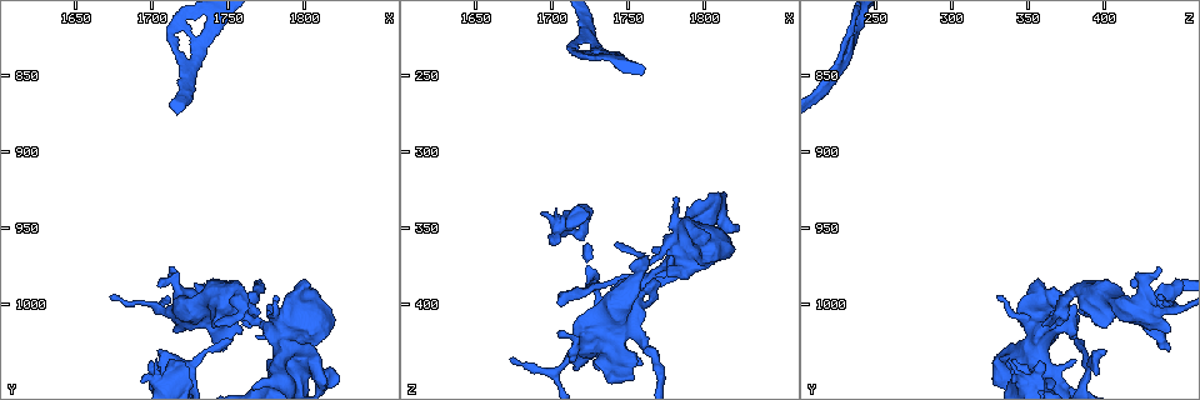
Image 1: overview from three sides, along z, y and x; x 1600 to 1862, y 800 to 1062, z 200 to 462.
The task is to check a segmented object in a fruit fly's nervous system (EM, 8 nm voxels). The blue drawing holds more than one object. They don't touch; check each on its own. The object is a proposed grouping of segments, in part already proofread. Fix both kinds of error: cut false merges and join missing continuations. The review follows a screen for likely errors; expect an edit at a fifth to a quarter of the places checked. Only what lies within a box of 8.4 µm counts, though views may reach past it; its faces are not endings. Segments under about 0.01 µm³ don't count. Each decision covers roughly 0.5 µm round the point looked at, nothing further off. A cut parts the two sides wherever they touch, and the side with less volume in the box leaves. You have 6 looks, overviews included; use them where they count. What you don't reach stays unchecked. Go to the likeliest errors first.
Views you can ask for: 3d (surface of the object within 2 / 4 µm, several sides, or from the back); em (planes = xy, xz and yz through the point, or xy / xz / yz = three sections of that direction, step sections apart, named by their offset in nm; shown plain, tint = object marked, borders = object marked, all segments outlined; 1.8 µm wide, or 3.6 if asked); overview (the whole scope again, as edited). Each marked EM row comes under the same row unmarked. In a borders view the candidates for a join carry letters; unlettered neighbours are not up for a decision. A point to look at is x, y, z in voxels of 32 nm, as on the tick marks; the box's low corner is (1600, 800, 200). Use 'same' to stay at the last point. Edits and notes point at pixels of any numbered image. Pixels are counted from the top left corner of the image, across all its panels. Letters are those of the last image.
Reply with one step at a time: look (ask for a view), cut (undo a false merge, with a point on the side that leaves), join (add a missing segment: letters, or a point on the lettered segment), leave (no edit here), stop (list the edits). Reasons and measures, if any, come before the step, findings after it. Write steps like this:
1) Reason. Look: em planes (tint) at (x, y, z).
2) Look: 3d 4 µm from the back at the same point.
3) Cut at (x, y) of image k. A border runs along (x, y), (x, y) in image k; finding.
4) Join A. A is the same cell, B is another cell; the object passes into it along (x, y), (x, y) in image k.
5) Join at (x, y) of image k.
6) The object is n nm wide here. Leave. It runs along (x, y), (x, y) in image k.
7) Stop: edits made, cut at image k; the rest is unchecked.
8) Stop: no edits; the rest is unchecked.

A narrow waist. Look: 3d 4 µm at (1778, 1012, 366).

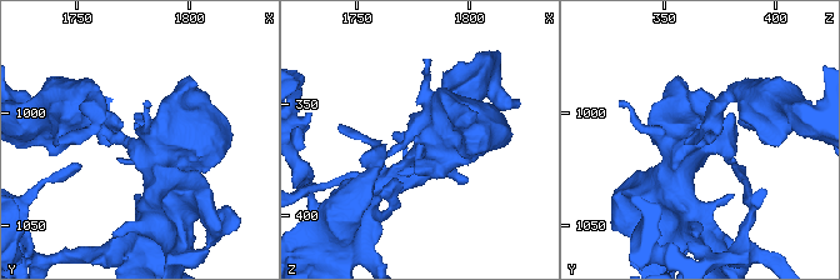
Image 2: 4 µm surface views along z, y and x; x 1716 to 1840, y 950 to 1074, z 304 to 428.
Shape alone is not enough. Look: em 3.6 µm planes (borders) at (1777, 1012, 364).

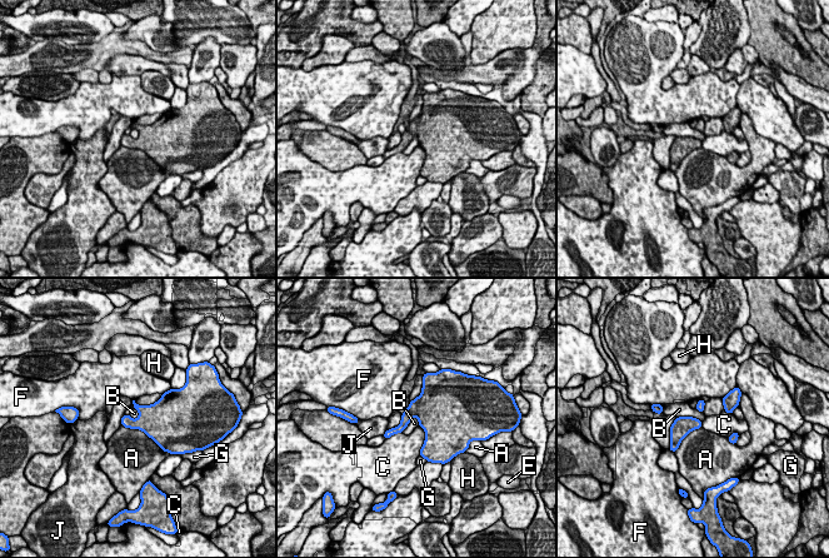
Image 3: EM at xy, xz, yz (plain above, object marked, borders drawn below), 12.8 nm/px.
Leave. A, B, C, E, F, G, H and J are other cells; continuous, no second neuron.

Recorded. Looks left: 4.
Stops while still wide. Look: em planes (borders) at (1754, 988, 448).

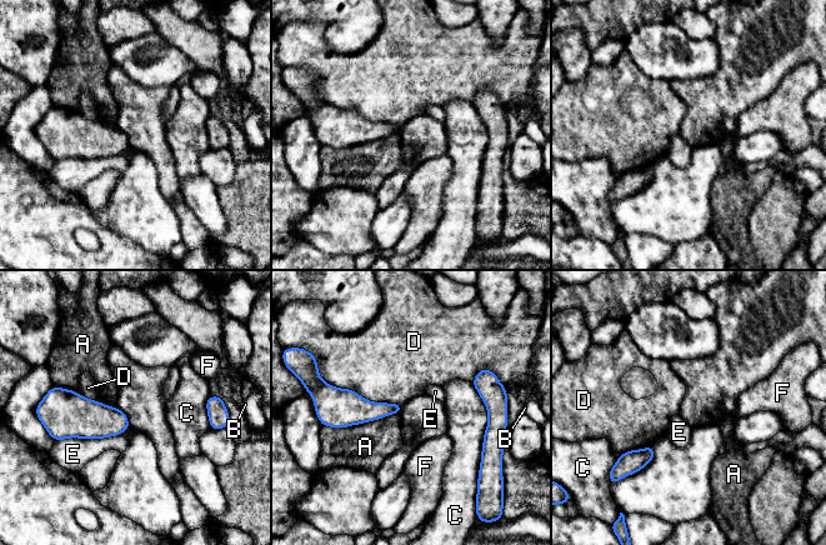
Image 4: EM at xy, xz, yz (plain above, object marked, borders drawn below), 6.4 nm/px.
The longest contact is with C, 550 nm. Leave. A, B, C, D, E and F are other cells; none of them fits.

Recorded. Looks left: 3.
Sharp bend. Look: 3d 4 µm at (1732, 838, 232).

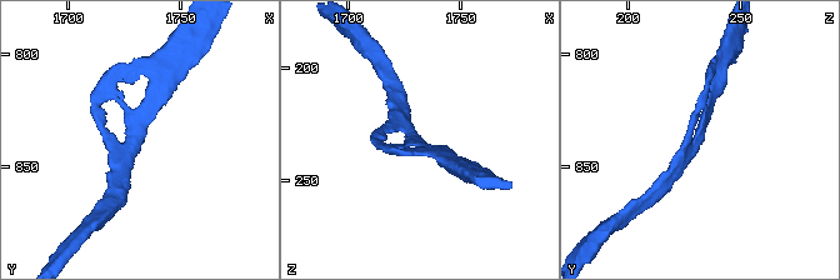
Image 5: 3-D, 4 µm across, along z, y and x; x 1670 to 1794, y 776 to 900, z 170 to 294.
Need the tissue. Look: em xy step 8 (borders) at (1731, 837, 232).

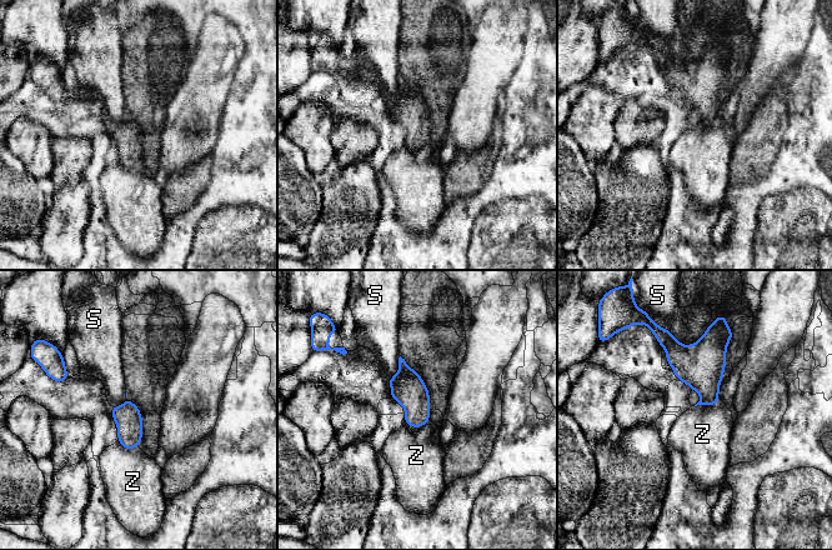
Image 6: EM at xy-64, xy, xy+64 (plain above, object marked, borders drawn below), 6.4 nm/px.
Leave. S and Z are other cells; one neuron here.

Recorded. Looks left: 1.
Stop: no edits; the rest is unchecked.

